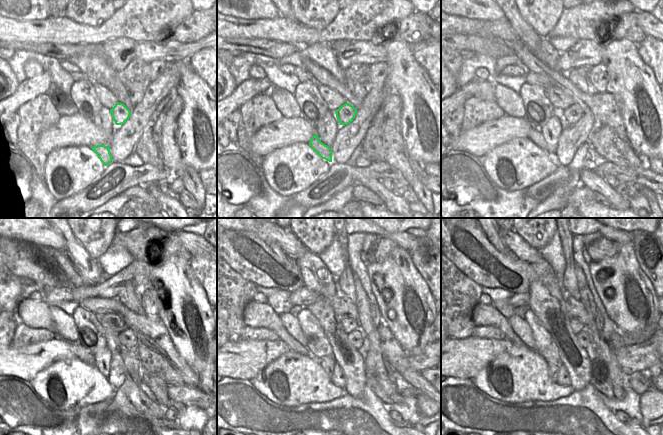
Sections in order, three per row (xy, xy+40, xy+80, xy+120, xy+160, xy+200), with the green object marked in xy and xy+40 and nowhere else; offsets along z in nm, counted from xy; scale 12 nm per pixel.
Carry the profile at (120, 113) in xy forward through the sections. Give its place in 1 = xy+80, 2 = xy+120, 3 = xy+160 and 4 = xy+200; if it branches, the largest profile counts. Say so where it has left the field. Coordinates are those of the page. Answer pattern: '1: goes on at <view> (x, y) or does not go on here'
1: goes on at xy+80 (573, 113)
2: goes on at xy+120 (127, 338)
3: goes on at xy+160 (356, 338)
4: goes on at xy+200 (583, 336)

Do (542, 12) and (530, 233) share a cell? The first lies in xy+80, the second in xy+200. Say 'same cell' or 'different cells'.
same cell

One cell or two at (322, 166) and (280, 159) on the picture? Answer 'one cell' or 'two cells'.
one cell

